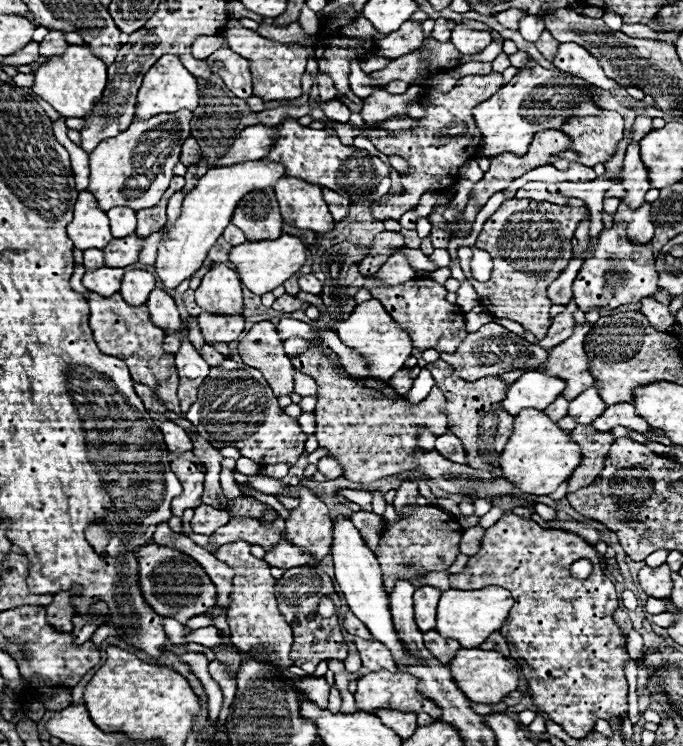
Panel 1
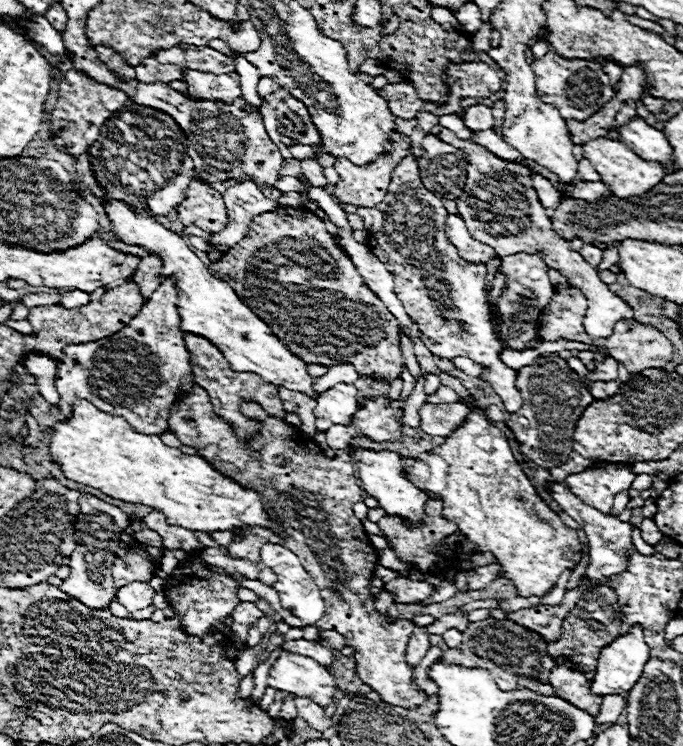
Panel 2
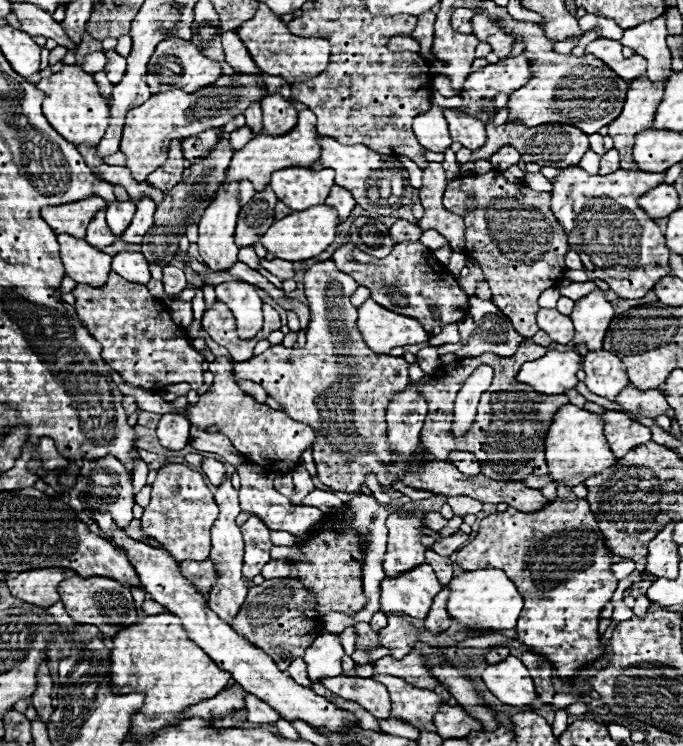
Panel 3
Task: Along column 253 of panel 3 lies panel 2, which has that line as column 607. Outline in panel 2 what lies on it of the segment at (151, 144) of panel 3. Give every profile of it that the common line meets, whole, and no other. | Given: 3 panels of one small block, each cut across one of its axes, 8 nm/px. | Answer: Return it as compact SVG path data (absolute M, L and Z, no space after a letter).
M550 50L544 58L532 62L532 70L536 74L540 100L554 104L564 120L588 120L594 112L598 112L598 108L602 108L602 104L614 98L610 78L596 60L566 60Z

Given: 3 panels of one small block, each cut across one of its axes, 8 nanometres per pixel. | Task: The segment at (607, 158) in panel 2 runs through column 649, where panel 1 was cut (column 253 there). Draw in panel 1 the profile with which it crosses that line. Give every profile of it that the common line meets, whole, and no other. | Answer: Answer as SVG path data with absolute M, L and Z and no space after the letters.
M252 160L232 166L208 168L208 172L200 178L198 186L186 194L180 218L170 228L168 238L158 248L158 258L154 266L156 276L164 284L164 290L176 288L184 278L192 278L194 272L202 266L212 244L222 236L224 228L230 224L236 204L254 190L272 188L280 176L284 176L284 164L280 162Z

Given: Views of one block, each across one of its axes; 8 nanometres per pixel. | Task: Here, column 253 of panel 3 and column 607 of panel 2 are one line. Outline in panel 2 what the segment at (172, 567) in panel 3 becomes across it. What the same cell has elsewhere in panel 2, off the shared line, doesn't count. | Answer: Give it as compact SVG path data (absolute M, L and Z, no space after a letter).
M634 626L630 628L628 634L618 636L614 642L610 642L608 646L604 646L600 650L600 658L598 658L598 668L596 668L596 676L592 682L592 692L606 696L606 694L620 694L626 696L626 692L638 682L638 678L642 676L642 668L648 662L650 654L648 654L648 646L644 642L644 634L642 628Z

